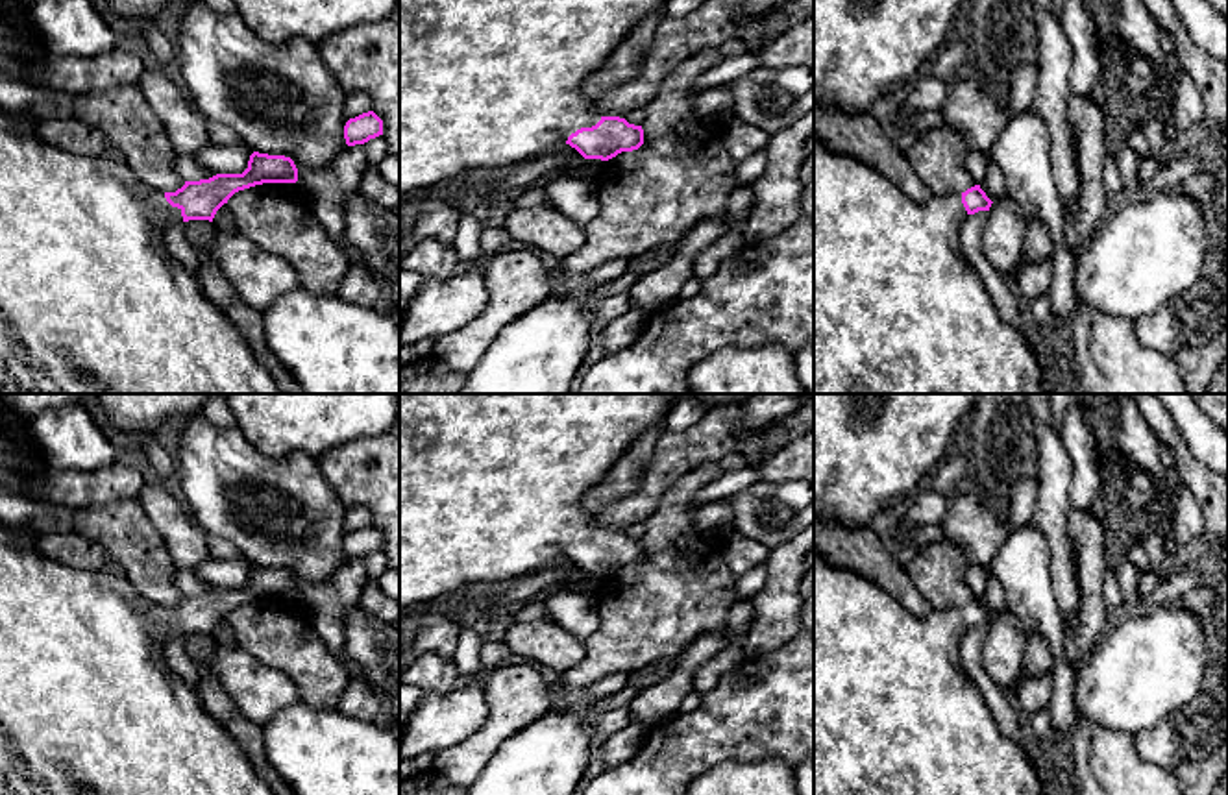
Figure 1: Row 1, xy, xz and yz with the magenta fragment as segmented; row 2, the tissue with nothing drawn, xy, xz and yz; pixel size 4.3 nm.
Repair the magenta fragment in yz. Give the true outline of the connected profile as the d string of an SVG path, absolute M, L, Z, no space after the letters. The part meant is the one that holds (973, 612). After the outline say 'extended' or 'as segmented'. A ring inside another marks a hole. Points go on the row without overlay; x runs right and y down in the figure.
M814 551L814 795L1041 795L1041 780L1021 745L1004 738L980 691L960 667L960 643L969 629L989 625L991 614L975 599L962 608L914 616L904 605L866 577L830 566Z | extended

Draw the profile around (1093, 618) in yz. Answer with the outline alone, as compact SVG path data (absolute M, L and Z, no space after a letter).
M1074 510L1067 531L1076 547L1080 605L1078 627L1071 629L1063 621L1063 654L1069 664L1076 666L1102 640L1113 618L1110 616L1102 590L1106 566L1102 521L1084 510Z

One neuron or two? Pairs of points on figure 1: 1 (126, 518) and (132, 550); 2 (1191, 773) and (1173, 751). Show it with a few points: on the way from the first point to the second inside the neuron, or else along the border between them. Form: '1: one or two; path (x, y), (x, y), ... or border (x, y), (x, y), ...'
1: one; path (126, 525), (126, 535), (132, 542)
2: two; border (1208, 755), (1190, 762), (1178, 773)

